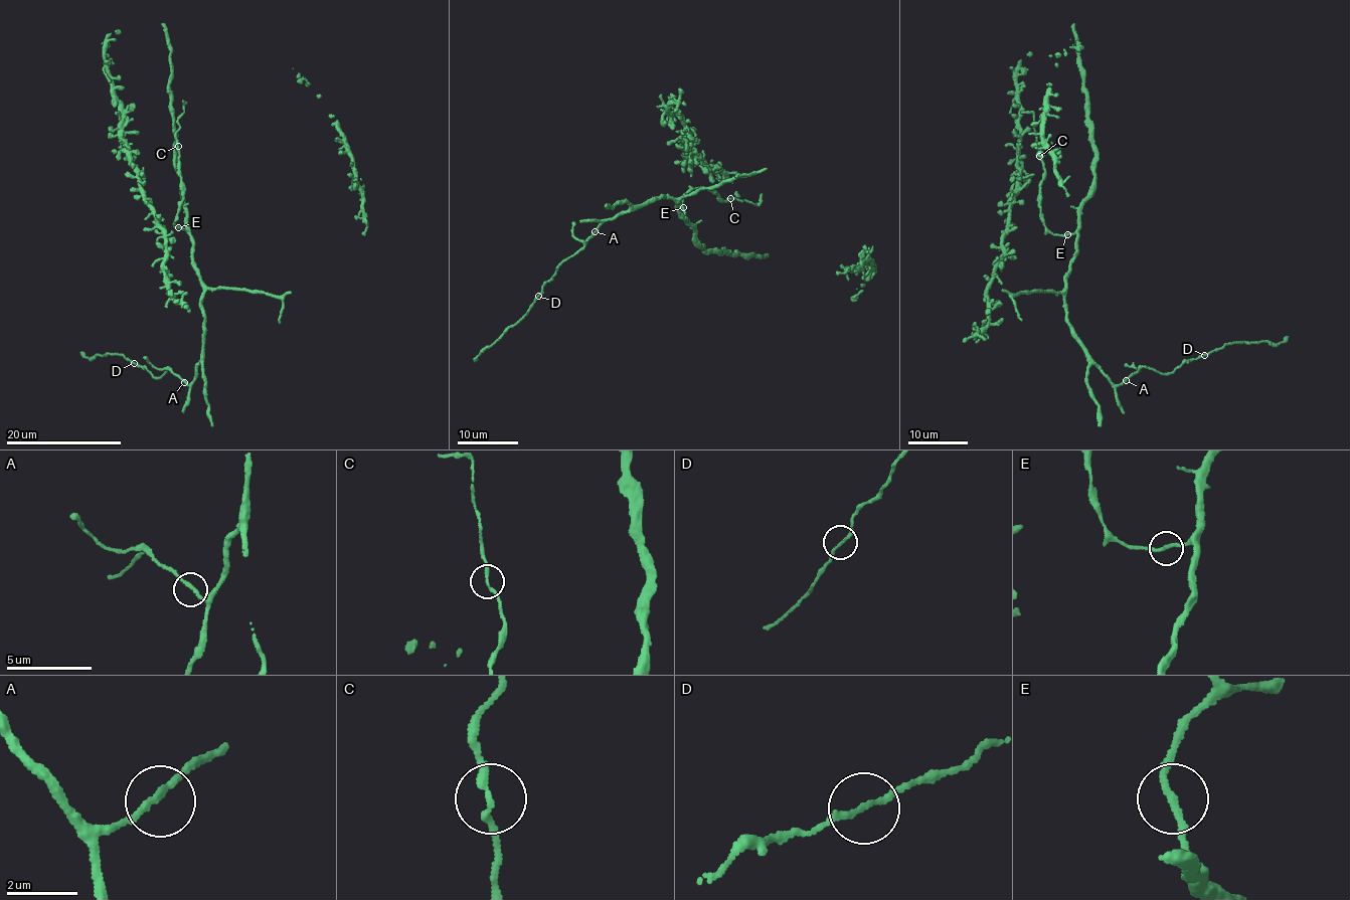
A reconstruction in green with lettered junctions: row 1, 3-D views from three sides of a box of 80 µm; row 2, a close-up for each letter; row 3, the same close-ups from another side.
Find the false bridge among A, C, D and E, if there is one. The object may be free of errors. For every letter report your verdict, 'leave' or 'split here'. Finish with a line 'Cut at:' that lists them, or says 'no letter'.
A: leave
C: leave
D: leave
E: leave
Cut at: no letter

